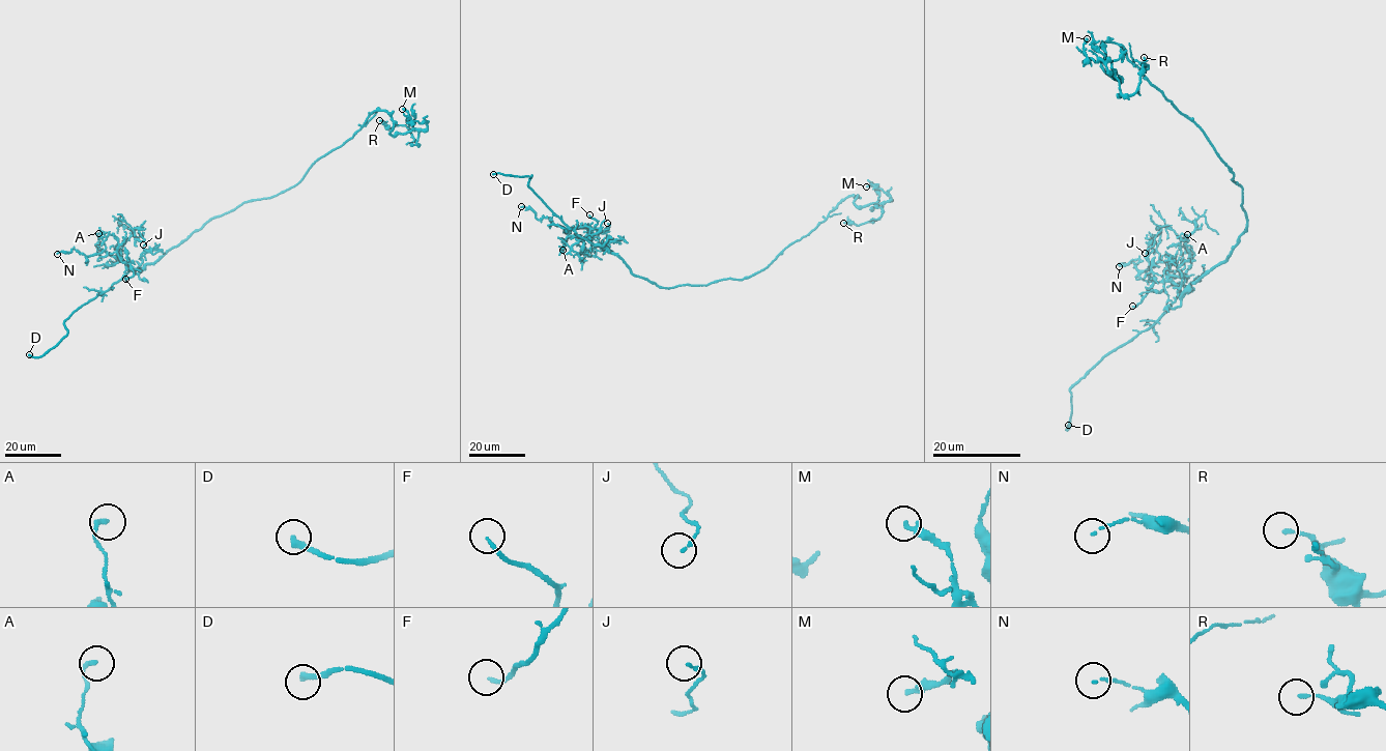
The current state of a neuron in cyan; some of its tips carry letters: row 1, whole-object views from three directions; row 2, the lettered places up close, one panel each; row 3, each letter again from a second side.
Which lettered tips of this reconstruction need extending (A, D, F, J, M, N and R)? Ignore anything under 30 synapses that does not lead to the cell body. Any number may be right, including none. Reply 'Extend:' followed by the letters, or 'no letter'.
Extend: D

